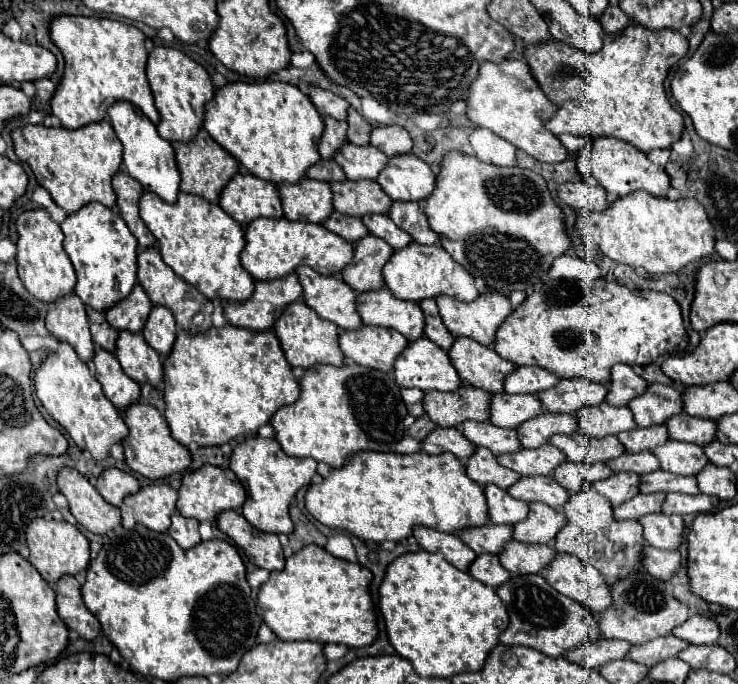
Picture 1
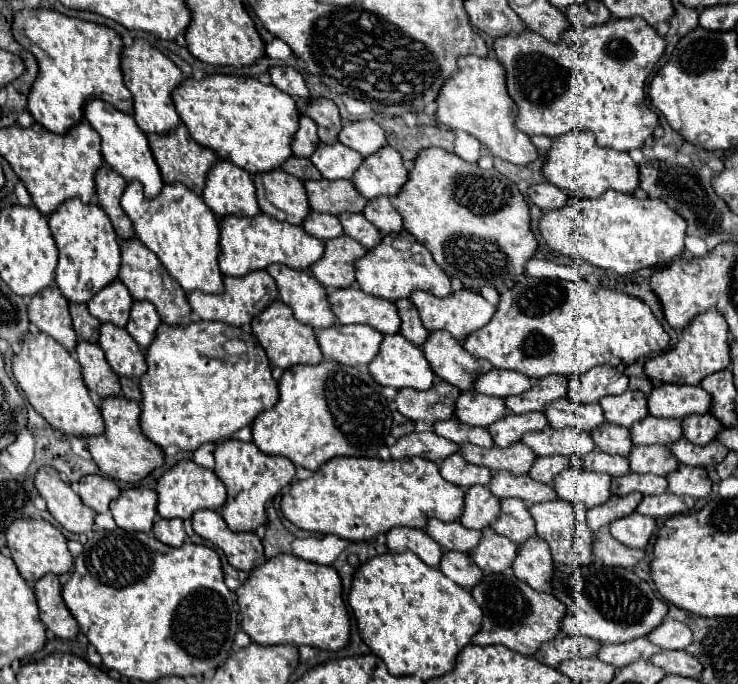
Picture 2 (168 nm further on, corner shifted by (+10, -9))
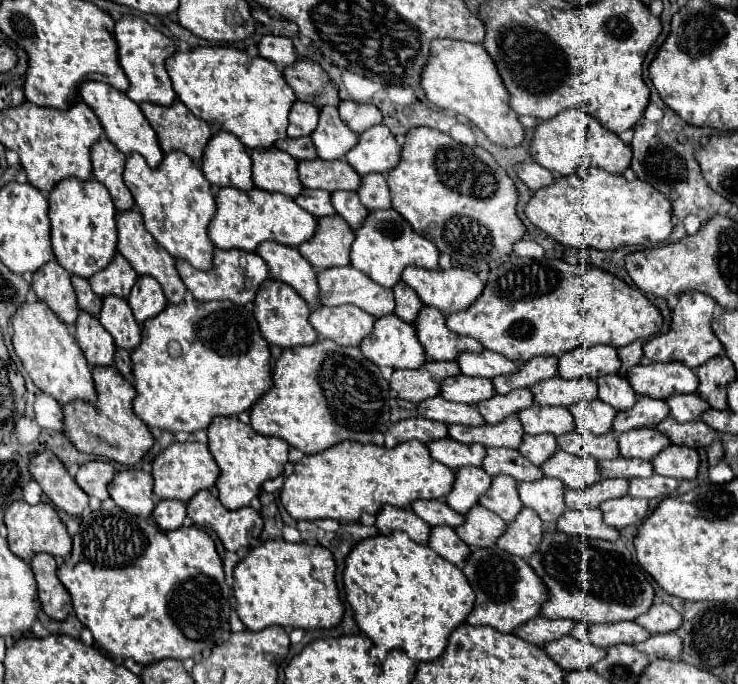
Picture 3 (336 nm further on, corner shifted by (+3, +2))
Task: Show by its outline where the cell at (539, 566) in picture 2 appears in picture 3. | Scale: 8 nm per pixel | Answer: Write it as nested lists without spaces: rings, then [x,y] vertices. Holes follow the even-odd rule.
[[[523,508],[523,512],[519,512],[515,522],[507,526],[507,532],[505,536],[499,538],[497,546],[513,556],[527,560],[531,558],[531,554],[537,552],[541,540],[543,540],[543,522],[533,510]]]

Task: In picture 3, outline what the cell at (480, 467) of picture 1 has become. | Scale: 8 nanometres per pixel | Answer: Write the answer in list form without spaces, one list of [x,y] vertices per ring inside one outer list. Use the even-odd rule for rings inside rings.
[[[451,438],[431,442],[429,452],[435,460],[447,464],[453,470],[459,470],[463,466],[481,466],[487,456],[487,450],[481,444],[461,444]]]

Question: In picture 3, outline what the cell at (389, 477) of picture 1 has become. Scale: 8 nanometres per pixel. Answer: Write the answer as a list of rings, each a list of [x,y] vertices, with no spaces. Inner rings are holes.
[[[407,440],[395,448],[361,444],[361,442],[341,442],[331,450],[323,450],[321,454],[305,456],[301,462],[293,466],[293,472],[285,478],[281,490],[281,504],[295,520],[323,520],[333,518],[339,522],[359,522],[361,514],[377,514],[383,506],[391,504],[395,508],[409,508],[419,498],[435,498],[443,500],[451,492],[455,484],[455,470],[445,464],[439,464],[431,458],[429,448],[419,440]]]

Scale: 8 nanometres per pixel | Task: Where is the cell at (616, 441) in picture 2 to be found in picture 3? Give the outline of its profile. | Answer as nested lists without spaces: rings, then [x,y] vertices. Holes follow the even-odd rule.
[[[597,400],[595,404],[575,404],[569,408],[575,416],[575,422],[577,422],[577,430],[581,428],[587,428],[591,430],[593,434],[607,434],[607,432],[613,432],[613,420],[617,416],[615,408],[603,404],[601,400]]]

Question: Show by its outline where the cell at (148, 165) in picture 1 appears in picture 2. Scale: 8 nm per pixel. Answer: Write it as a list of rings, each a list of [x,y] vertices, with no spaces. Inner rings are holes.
[[[92,99],[86,103],[84,107],[84,119],[100,133],[102,137],[102,157],[104,161],[118,171],[126,181],[134,181],[138,179],[144,185],[144,195],[156,197],[160,193],[160,189],[164,187],[164,181],[160,177],[158,165],[154,161],[154,155],[148,147],[148,139],[146,135],[140,131],[140,127],[136,125],[136,121],[132,117],[128,117],[126,113],[118,111],[116,107],[112,107],[110,103],[104,103],[100,99]]]

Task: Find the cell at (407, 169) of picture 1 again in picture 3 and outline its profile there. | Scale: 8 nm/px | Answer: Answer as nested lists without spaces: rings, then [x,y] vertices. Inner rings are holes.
[[[383,124],[363,132],[359,136],[359,144],[347,154],[347,162],[359,176],[367,176],[371,172],[385,174],[399,164],[399,158],[401,146]]]

